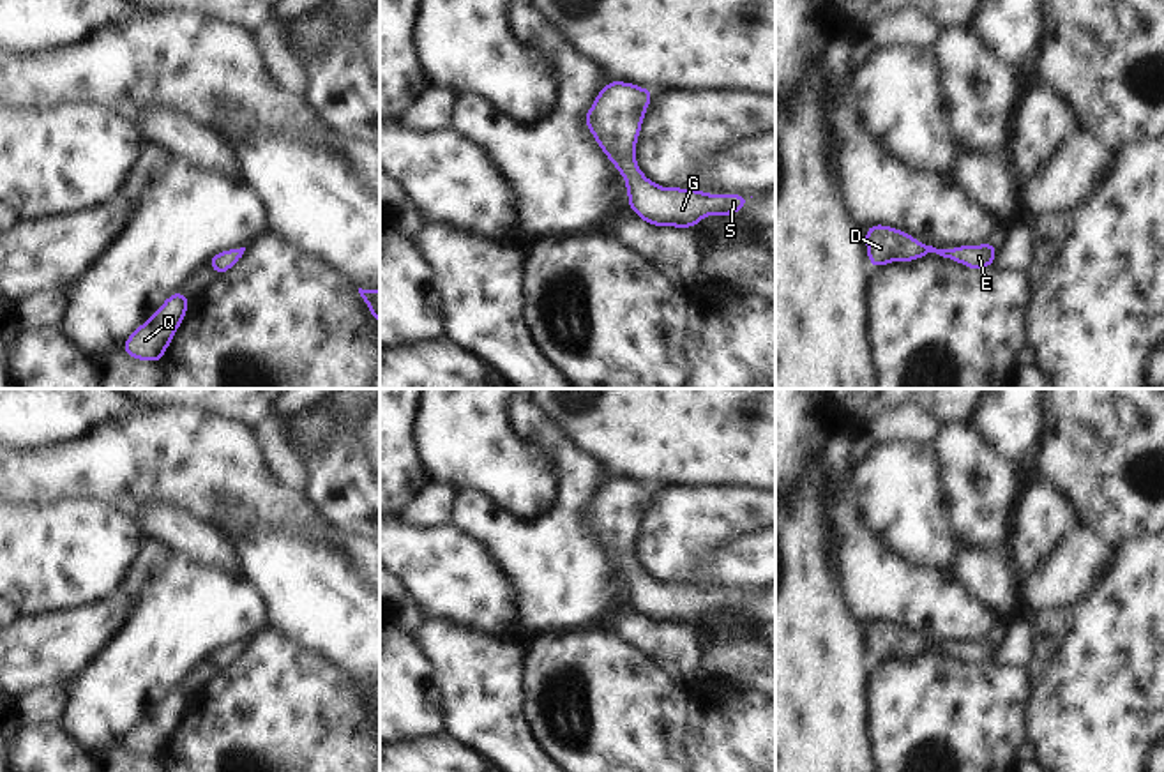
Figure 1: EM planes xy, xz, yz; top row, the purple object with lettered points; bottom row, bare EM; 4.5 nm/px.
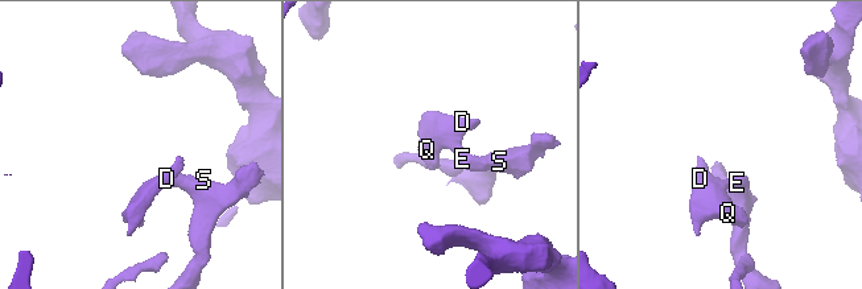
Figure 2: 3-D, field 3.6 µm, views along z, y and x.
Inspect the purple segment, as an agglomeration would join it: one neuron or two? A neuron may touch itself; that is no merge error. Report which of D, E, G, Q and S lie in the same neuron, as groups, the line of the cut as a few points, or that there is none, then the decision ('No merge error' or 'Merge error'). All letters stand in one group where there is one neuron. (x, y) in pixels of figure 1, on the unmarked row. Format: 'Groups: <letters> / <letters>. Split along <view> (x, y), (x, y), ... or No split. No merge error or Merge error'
Groups: D E G Q S. No split. No merge error.

